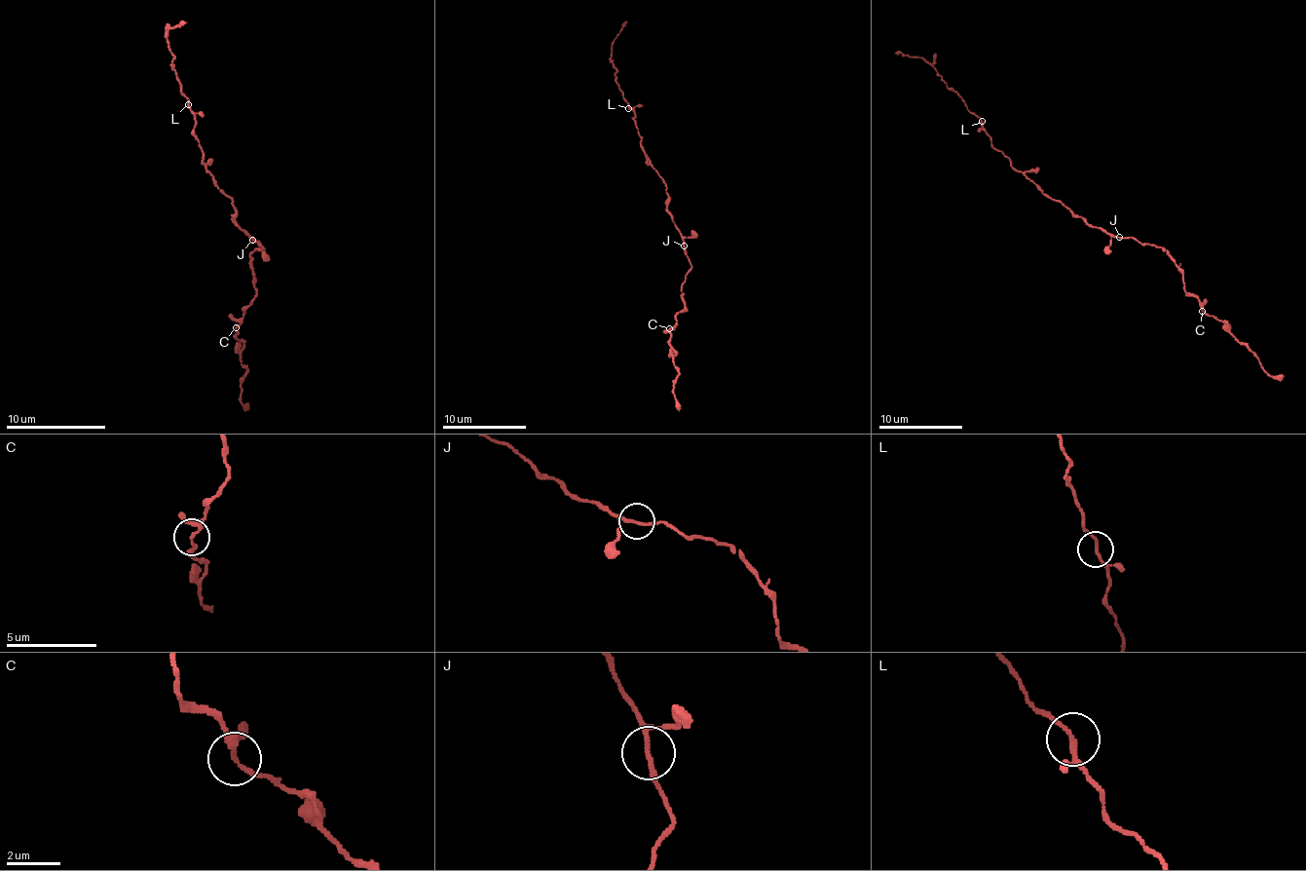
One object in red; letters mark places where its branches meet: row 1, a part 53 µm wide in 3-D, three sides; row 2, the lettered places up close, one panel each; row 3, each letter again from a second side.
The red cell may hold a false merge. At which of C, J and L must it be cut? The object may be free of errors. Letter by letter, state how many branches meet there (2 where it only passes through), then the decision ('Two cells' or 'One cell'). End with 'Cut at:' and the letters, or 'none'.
C: Branches: 3. One cell
J: Branches: 3. One cell
L: Branches: 3. One cell
Cut at: none

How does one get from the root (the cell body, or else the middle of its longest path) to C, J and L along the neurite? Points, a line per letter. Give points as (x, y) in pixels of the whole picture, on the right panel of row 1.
C: (1087, 221), (1108, 234), (1161, 246), (1181, 274), (1184, 288), (1199, 299), (1203, 310)
J: (1087, 221), (1108, 234), (1119, 237)
L: (1087, 221), (1077, 217), (1058, 201), (1050, 199), (1018, 171), (992, 146), (983, 121)

